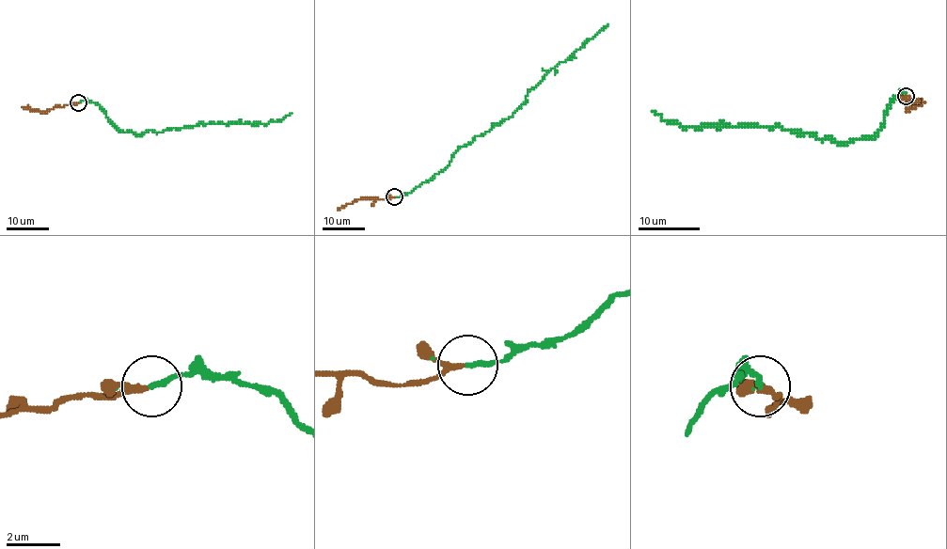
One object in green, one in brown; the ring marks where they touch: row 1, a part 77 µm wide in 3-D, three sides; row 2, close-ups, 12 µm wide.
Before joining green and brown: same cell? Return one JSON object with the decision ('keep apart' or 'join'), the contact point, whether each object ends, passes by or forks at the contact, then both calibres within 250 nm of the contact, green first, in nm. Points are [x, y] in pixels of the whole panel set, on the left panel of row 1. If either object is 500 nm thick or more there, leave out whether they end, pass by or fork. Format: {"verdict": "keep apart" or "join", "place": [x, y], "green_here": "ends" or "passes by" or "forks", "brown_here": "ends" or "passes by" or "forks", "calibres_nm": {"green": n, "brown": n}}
{"verdict": "join", "place": [78, 102], "green_here": "ends", "brown_here": "passes by", "calibres_nm": {"green": 200, "brown": 190}}

